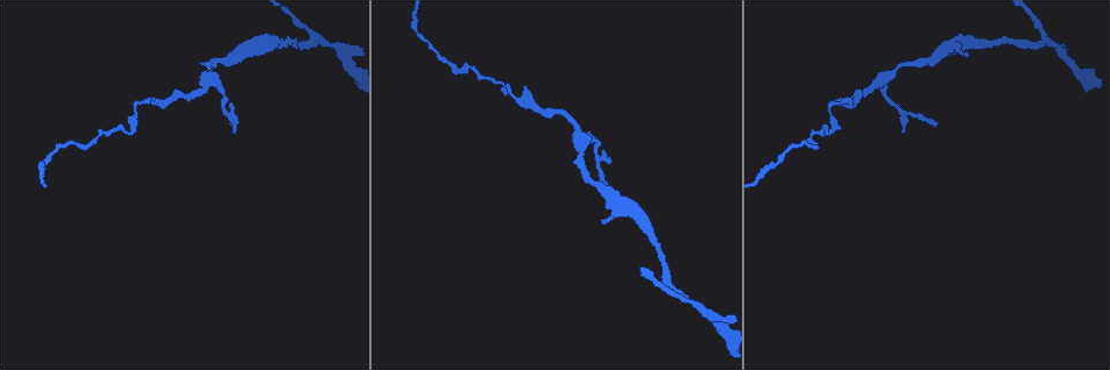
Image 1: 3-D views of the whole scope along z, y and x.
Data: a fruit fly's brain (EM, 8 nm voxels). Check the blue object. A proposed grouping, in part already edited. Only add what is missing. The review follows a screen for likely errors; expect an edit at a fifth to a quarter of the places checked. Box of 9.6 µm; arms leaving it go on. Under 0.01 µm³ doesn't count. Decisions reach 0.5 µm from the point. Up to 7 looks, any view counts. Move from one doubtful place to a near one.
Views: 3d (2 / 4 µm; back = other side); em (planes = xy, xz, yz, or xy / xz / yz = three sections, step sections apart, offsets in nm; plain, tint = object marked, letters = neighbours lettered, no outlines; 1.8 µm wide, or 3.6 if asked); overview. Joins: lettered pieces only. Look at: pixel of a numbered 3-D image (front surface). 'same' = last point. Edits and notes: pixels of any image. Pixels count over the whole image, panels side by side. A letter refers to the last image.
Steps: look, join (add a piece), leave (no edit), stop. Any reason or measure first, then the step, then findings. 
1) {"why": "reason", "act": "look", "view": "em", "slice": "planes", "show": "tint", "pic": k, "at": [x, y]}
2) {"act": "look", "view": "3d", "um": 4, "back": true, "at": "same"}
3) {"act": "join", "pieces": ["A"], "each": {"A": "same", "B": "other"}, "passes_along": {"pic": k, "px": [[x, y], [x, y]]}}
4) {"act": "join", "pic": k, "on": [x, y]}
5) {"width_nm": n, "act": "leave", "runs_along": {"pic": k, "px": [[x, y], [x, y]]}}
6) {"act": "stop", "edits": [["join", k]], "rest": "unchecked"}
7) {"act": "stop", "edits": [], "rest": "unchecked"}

{"why": "sudden change in width", "act": "look", "view": "3d", "um": 2, "pic": 1, "at": [838, 103]}

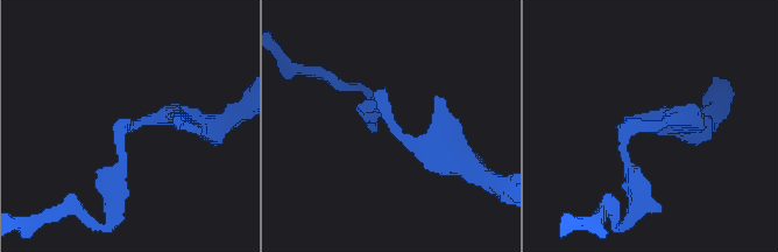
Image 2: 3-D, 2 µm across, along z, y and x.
{"arm_widths_nm": [170, 220], "why": "now the EM", "act": "look", "view": "em", "slice": "planes", "show": "tint", "pic": 2, "at": [395, 128]}

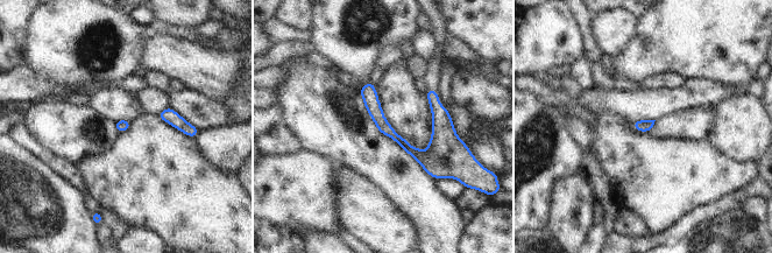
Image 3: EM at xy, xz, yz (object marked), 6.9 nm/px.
{"act": "look", "view": "em", "slice": "planes", "show": "letters", "at": "same"}

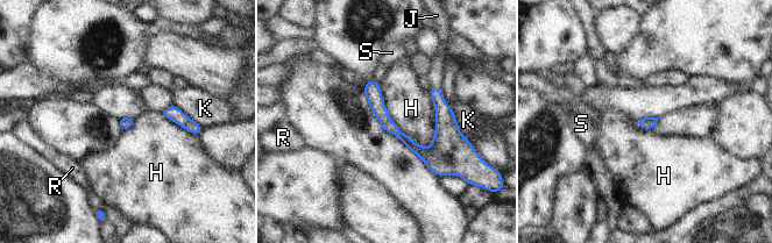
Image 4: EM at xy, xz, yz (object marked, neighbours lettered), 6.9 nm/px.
{"act": "join", "pieces": ["J"], "each": {"H": "other", "J": "same", "K": "other", "R": "other", "S": "other"}, "passes_along": {"pic": 4, "px": [[445, 120], [436, 87], [434, 76]]}, "found": "it goes on there"}

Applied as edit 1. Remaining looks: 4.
{"why": "branch stops here", "act": "look", "view": "em", "slice": "planes", "show": "letters", "pic": 1, "at": [606, 160]}

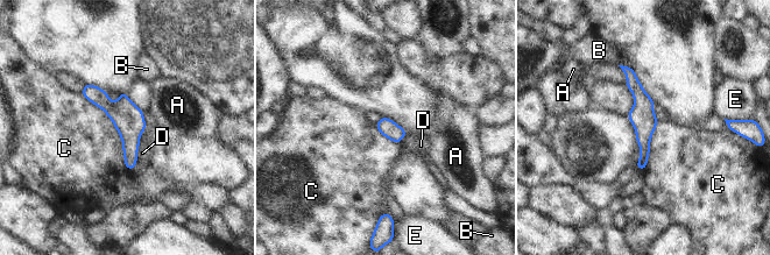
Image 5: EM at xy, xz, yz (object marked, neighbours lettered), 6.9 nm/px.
{"act": "leave", "each": {"A": "other", "B": "other", "C": "other", "D": "other", "E": "other"}, "runs_along": {"pic": 5, "px": [[626, 70], [643, 104], [642, 165]]}, "found": "no lettered piece goes on from it"}

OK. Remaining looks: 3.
{"why": "branch stops here", "act": "look", "view": "em", "slice": "planes", "show": "tint", "pic": 1, "at": [603, 222]}

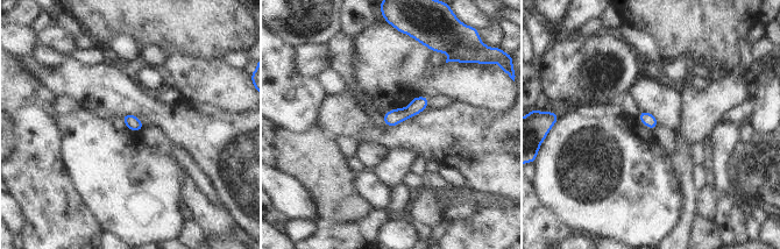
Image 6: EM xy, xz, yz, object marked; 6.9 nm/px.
{"act": "look", "view": "em", "slice": "planes", "show": "letters", "at": "same"}

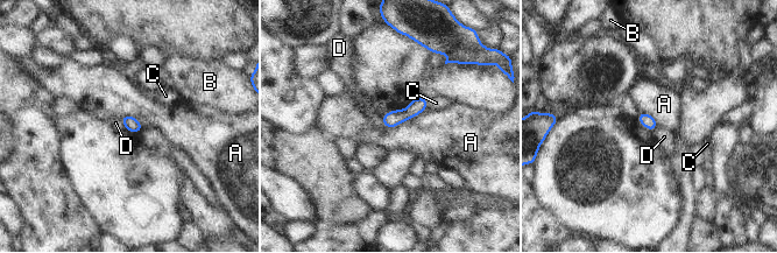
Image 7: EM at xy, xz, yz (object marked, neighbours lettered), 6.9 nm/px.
{"act": "leave", "each": {"A": "other", "B": "other", "C": "other", "D": "other"}, "runs_along": {"pic": 7, "px": [[423, 102], [387, 123]]}, "found": "no lettered piece goes on from it"}

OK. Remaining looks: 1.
{"act": "stop", "edits": [["join", 4]], "rest": "unchecked"}

